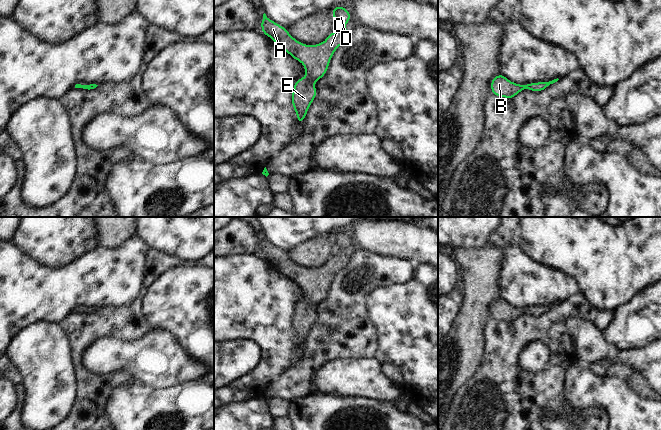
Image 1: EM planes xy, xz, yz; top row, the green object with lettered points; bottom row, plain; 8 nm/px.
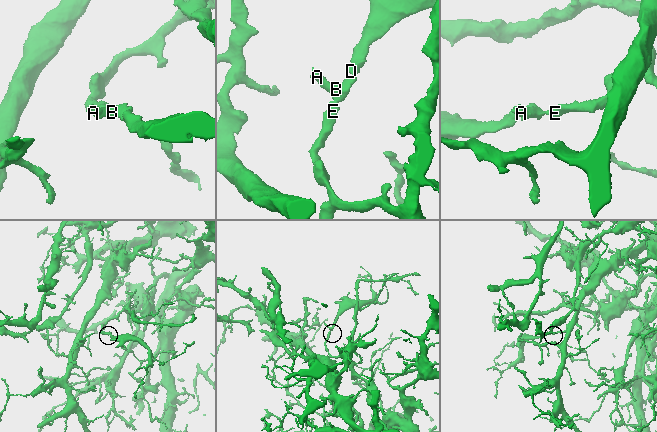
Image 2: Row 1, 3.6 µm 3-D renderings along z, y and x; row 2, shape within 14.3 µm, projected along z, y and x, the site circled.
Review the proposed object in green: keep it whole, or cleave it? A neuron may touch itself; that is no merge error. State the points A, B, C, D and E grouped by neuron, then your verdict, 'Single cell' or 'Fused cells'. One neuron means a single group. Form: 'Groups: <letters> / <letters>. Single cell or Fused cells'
Groups: A B C D E. Single cell.

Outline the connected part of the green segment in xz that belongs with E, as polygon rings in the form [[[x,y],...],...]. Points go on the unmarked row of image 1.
[[[342,230],[333,232],[332,241],[342,249],[342,252],[331,256],[325,266],[309,270],[298,266],[285,251],[270,244],[265,237],[263,238],[261,245],[263,258],[269,260],[275,268],[278,268],[305,291],[306,300],[295,306],[292,315],[292,329],[299,347],[304,345],[307,335],[317,319],[315,305],[320,304],[326,298],[335,274],[346,266],[350,257],[345,249],[352,240],[346,232]]]

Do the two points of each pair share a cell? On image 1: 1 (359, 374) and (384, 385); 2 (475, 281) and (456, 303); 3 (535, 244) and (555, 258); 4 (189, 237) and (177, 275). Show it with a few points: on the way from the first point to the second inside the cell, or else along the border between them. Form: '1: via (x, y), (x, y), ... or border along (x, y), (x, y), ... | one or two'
1: via (365, 379), (374, 385), (378, 385) | one
2: border along (463, 293), (463, 304), (456, 316) | two
3: via (540, 244), (550, 253) | one
4: border along (184, 262), (197, 263) | two

